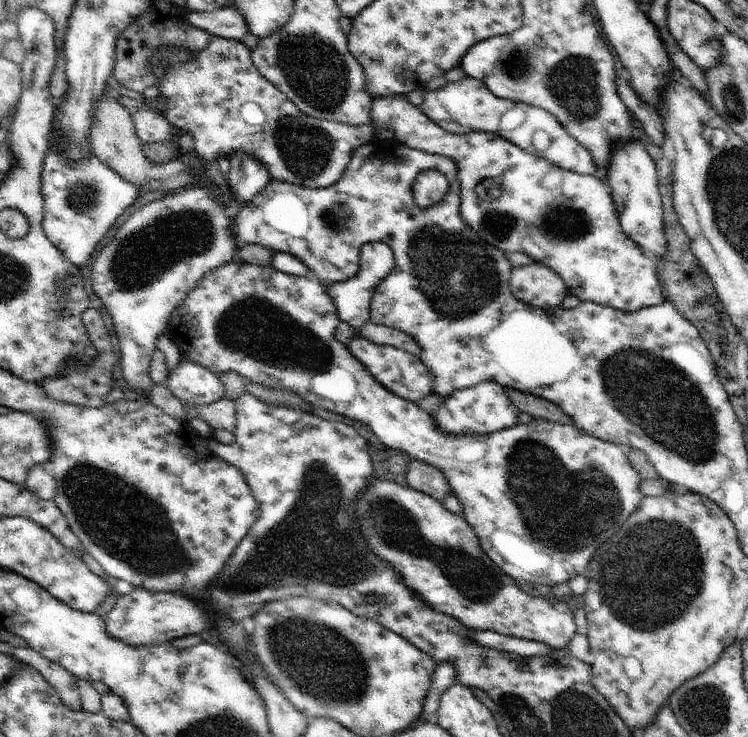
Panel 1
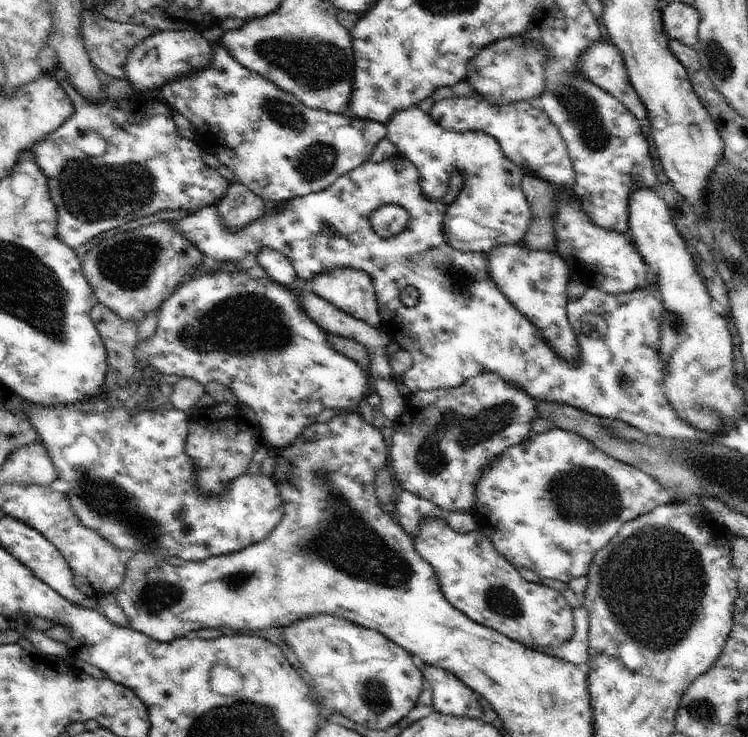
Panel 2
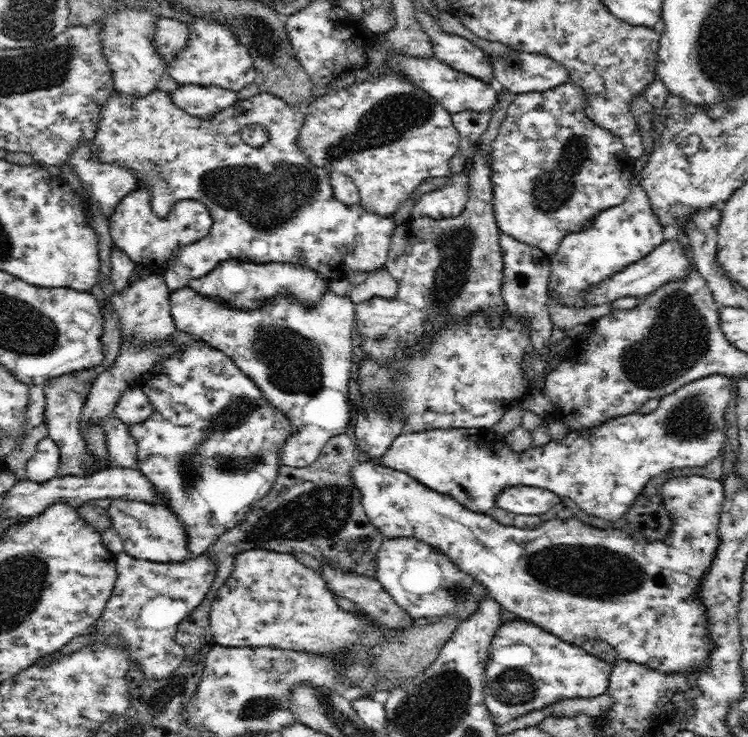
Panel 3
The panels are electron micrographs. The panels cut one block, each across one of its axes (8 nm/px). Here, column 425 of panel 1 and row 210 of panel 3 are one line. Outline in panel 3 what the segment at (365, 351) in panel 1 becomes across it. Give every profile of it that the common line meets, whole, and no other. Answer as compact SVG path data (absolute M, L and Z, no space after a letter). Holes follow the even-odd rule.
M388 67L383 71L383 76L372 81L354 83L344 90L336 92L328 92L324 96L316 97L312 103L305 106L307 111L304 124L301 126L299 135L296 139L296 146L303 152L315 166L322 167L329 173L339 172L349 176L359 190L359 203L370 213L375 213L380 217L393 217L393 215L401 208L404 200L412 198L416 188L427 178L450 177L456 168L450 168L450 160L459 150L459 132L451 121L451 113L440 106L440 103L432 96L420 90L415 84L408 79L392 73Z

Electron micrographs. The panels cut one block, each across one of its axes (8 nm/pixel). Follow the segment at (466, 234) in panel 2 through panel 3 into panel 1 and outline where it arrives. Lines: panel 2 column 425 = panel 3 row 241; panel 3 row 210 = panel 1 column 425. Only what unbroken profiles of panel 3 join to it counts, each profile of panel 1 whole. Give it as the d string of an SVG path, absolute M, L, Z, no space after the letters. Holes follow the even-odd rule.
M402 94L374 99L372 121L375 128L392 130L394 139L409 148L449 157L458 168L460 216L464 223L505 254L524 252L535 263L548 266L566 284L569 295L578 296L580 302L594 302L630 314L666 301L661 290L662 277L655 262L622 231L611 189L606 182L593 175L560 168L491 133L477 131L457 135L447 132ZM438 170L420 172L417 181L412 184L414 200L418 202L420 208L430 208L430 206L439 204L440 200L445 198L448 187L446 176Z

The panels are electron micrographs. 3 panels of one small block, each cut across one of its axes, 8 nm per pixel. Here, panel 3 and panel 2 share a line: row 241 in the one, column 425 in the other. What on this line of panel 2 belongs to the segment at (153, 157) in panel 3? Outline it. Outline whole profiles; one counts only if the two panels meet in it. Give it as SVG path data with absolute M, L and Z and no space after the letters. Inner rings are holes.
M398 154L394 156L394 158L384 160L384 162L379 162L378 164L374 164L372 159L370 159L368 162L364 162L363 165L358 166L358 168L354 168L354 170L338 178L336 182L333 182L323 191L292 199L287 205L284 205L282 212L280 212L280 210L268 209L267 213L262 215L262 218L258 218L256 222L248 224L248 226L242 228L240 232L230 232L228 228L222 226L222 220L220 220L220 216L218 216L217 206L205 206L200 212L196 212L196 214L178 218L174 230L180 232L180 234L184 236L184 240L188 240L194 248L198 248L198 250L202 252L203 257L212 258L217 262L226 262L226 260L238 262L238 260L243 260L249 255L254 257L260 252L260 248L272 248L272 250L281 252L288 260L291 260L292 266L296 269L297 276L308 283L310 283L311 279L317 274L320 274L320 272L324 272L324 270L334 270L334 268L354 268L365 272L376 286L378 312L382 320L380 329L384 331L384 334L389 336L391 340L394 340L400 348L409 352L410 356L413 358L412 366L404 372L402 378L400 378L400 382L404 384L404 388L408 388L408 392L415 393L418 391L437 391L440 389L446 390L449 388L456 388L464 384L465 380L482 372L496 372L500 378L508 380L510 384L516 384L518 388L522 388L524 392L528 392L528 394L538 402L546 401L552 404L570 405L578 410L589 412L592 415L612 420L621 420L622 422L626 422L626 424L630 424L630 426L635 426L638 430L642 430L642 432L660 434L660 436L664 436L664 438L676 438L678 440L698 439L699 442L719 441L719 436L712 436L712 434L708 434L708 432L700 432L700 430L696 430L692 424L688 424L686 420L680 420L680 418L678 418L678 413L674 412L674 408L668 404L668 398L666 398L666 394L664 394L664 390L662 390L662 384L664 384L664 364L662 364L662 360L660 360L660 324L662 324L664 310L662 301L652 295L652 292L646 287L640 288L640 290L634 290L634 292L624 292L622 294L602 292L600 288L590 287L585 290L581 298L575 301L569 300L567 304L567 317L574 330L574 334L576 334L576 338L578 338L581 351L580 360L577 361L577 364L568 364L566 360L562 360L562 358L546 344L546 340L542 338L540 330L538 330L534 324L528 322L528 318L522 316L522 313L508 300L508 298L506 298L506 296L504 296L504 294L502 294L502 292L500 292L500 289L496 286L496 282L492 282L492 276L490 276L488 272L488 253L460 252L448 244L446 236L444 236L444 216L448 207L456 200L462 188L462 184L464 184L464 180L465 178L462 176L462 172L457 172L457 174L452 177L449 190L442 200L428 200L428 198L424 196L424 192L422 192L422 186L420 186L418 168L416 168L415 164L412 164L411 160ZM390 203L402 205L409 211L409 224L408 228L399 235L394 235L392 238L385 239L372 230L370 216L372 216L372 212L378 210L378 208L382 208L384 204ZM407 287L414 287L419 291L418 304L412 308L405 305L402 301L403 290Z

